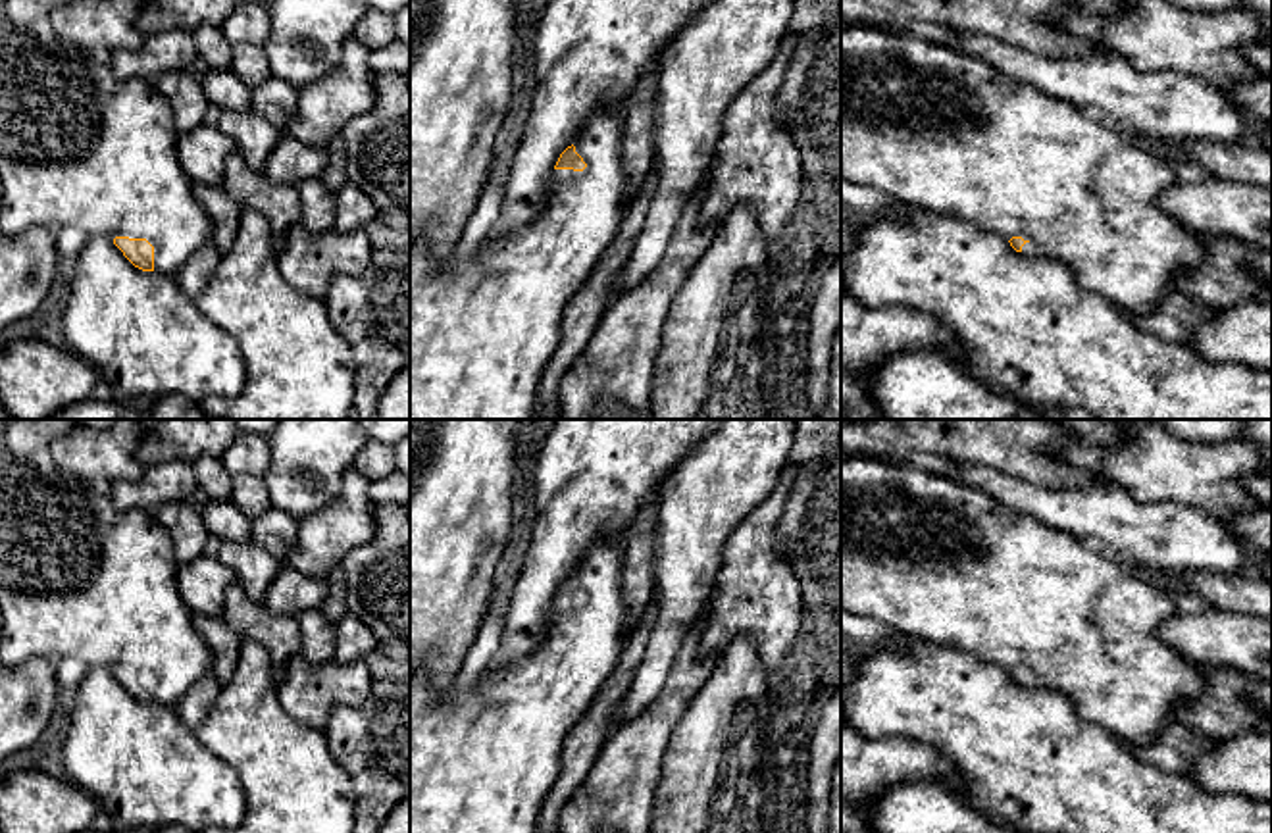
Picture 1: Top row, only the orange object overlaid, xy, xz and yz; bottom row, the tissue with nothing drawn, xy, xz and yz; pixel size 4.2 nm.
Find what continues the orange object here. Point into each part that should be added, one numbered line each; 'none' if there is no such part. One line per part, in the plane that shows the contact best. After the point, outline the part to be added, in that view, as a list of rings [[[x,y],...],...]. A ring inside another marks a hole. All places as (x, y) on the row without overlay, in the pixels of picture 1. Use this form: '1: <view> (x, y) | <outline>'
1: xy (79, 578) | [[[12,458],[0,464],[0,662],[13,668],[37,656],[52,662],[77,658],[89,668],[129,668],[146,669],[154,677],[154,702],[175,706],[181,696],[208,671],[212,671],[212,654],[204,639],[192,627],[192,612],[187,608],[177,587],[179,564],[173,558],[173,541],[160,525],[154,514],[144,510],[117,510],[108,494],[100,494],[85,481],[60,477],[42,477],[29,460]]]

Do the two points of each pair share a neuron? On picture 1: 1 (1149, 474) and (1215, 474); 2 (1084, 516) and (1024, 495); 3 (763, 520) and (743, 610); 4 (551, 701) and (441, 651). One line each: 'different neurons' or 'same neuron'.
1: same neuron
2: same neuron
3: same neuron
4: different neurons

